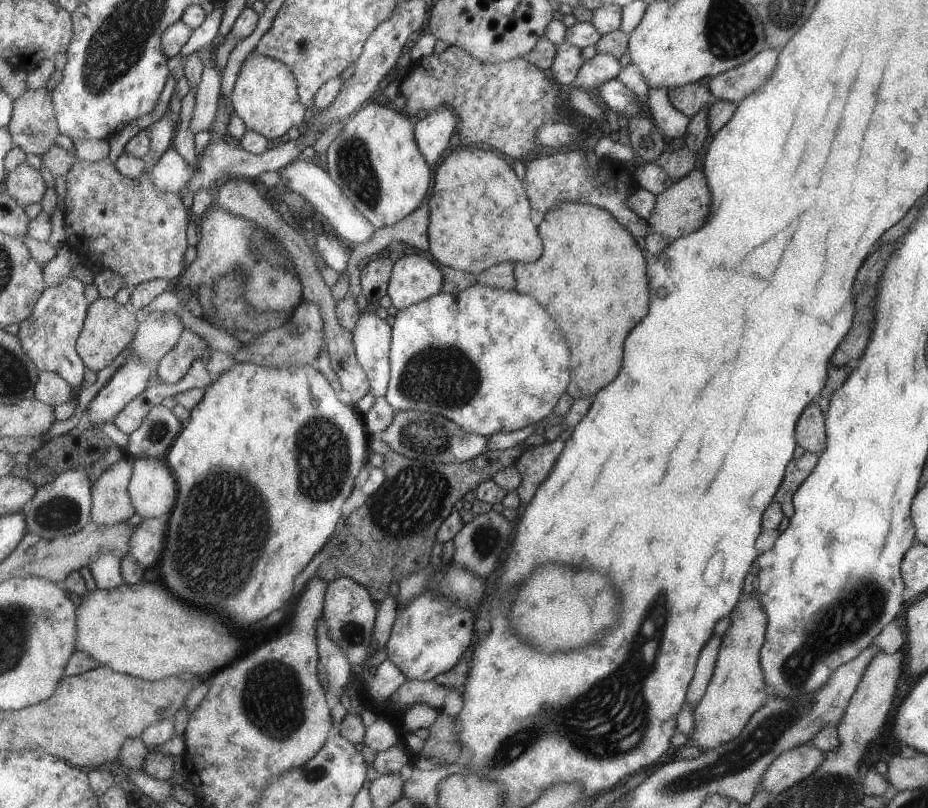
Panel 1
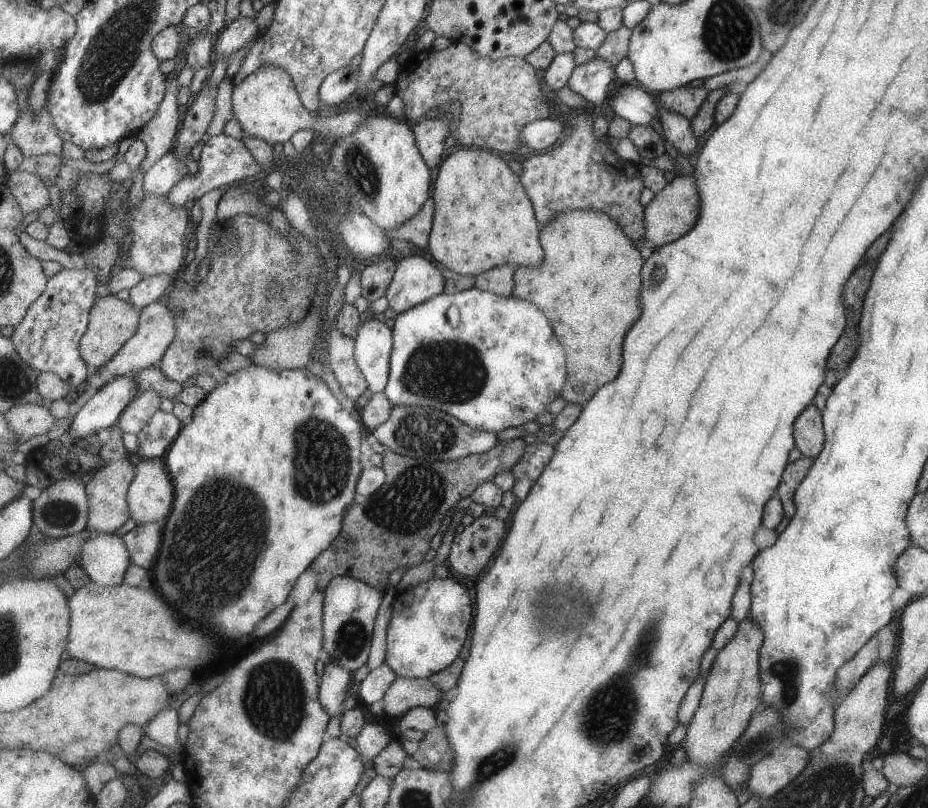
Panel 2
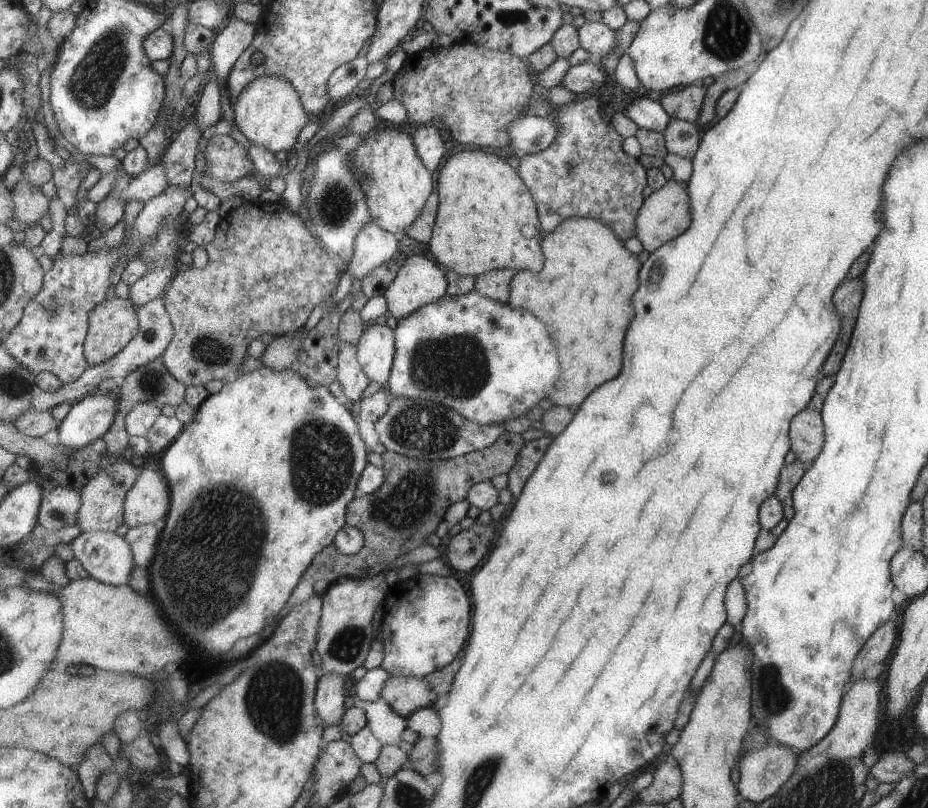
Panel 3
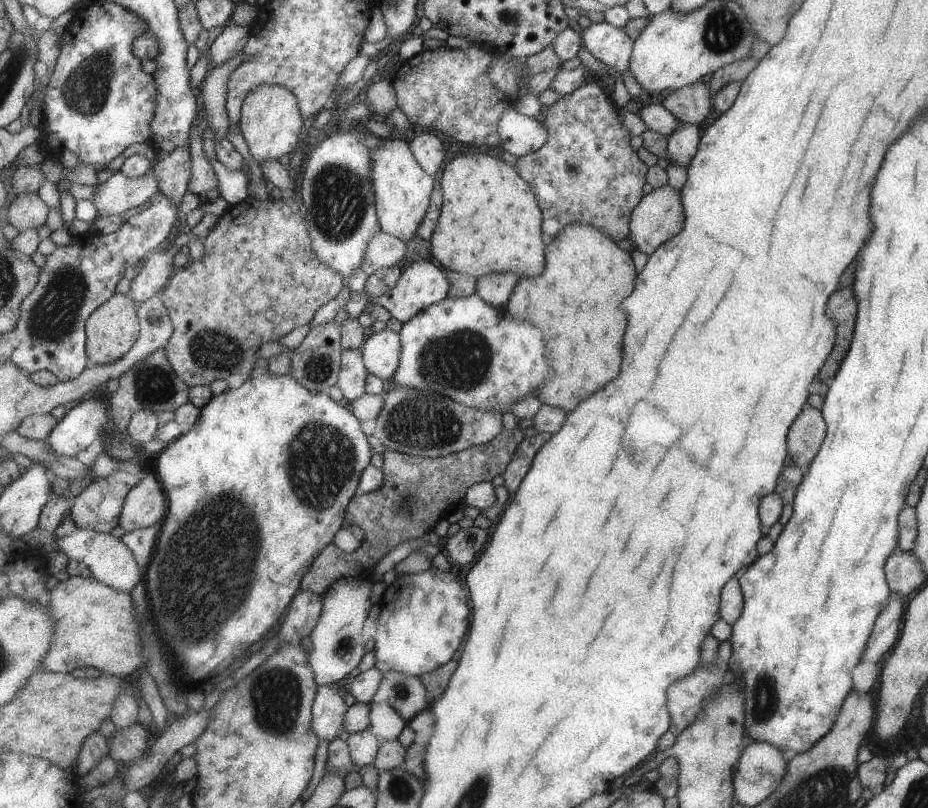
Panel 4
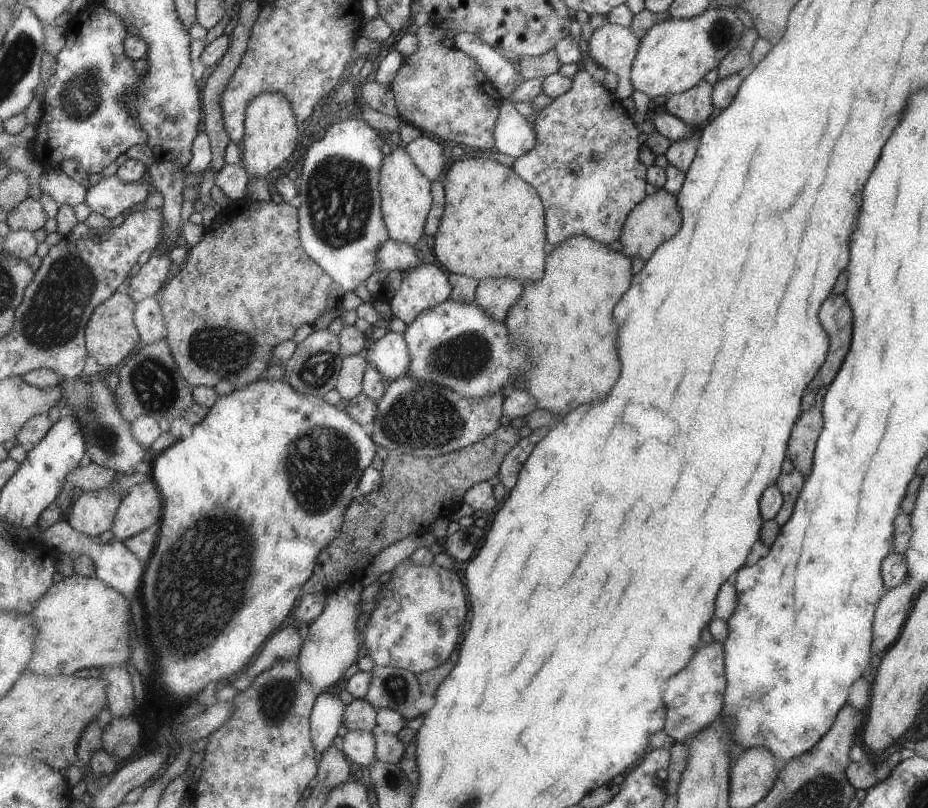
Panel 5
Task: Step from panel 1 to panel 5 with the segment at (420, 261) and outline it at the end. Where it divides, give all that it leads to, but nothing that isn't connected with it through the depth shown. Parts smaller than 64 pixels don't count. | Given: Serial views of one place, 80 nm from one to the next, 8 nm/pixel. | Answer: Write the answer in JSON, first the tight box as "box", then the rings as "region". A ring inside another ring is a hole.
{"box":[388,263,453,325],"region":[[[421,263],[405,273],[401,288],[388,302],[393,314],[405,325],[411,324],[424,310],[450,298],[453,288],[447,271],[431,263]]]}

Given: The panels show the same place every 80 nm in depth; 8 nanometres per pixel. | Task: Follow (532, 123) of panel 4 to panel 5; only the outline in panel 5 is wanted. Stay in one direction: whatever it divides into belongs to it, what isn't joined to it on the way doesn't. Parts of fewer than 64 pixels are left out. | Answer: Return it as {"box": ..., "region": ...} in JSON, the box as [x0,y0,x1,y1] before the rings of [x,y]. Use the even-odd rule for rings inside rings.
{"box":[496,99,537,160],"region":[[[504,99],[496,126],[496,150],[516,160],[537,144],[536,126],[515,108],[511,99]]]}

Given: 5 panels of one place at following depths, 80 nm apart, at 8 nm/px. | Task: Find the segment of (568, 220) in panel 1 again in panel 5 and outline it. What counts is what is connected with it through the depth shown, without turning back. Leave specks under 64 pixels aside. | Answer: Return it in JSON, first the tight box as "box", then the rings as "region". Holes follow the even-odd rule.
{"box":[505,236,632,418],"region":[[[573,236],[548,254],[544,277],[536,283],[524,285],[521,298],[511,307],[505,321],[511,330],[512,340],[527,338],[531,342],[531,350],[535,350],[537,368],[527,386],[537,398],[539,409],[551,411],[561,418],[581,404],[603,400],[615,384],[619,376],[619,360],[615,350],[617,326],[611,318],[611,308],[629,288],[629,280],[632,280],[629,266],[629,257],[621,252],[611,252],[607,245],[591,237]]]}

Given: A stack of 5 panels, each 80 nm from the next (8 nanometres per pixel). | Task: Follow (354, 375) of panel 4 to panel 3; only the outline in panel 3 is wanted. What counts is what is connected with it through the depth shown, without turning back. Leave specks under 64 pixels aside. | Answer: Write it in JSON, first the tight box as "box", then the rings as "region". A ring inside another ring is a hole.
{"box":[338,343,371,405],"region":[[[341,343],[339,360],[338,380],[344,390],[343,399],[357,405],[363,392],[371,384],[358,359],[358,345]]]}

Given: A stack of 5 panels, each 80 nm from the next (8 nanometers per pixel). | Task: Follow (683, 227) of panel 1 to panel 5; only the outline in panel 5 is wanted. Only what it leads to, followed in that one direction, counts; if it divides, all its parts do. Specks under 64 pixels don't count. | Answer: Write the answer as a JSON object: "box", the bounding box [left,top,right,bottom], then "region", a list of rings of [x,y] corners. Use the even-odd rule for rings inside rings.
{"box":[618,187,681,261],"region":[[[663,187],[658,188],[630,210],[618,238],[622,244],[621,250],[632,260],[634,256],[640,256],[646,261],[655,248],[658,248],[679,230],[679,224],[681,224],[681,218],[679,218],[675,194],[666,191]]]}

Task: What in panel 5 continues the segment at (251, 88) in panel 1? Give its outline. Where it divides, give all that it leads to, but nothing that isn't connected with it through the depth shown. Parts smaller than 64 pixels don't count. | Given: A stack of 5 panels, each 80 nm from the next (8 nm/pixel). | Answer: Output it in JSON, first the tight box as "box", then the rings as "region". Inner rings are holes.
{"box":[242,93,299,176],"region":[[[281,93],[258,94],[246,110],[246,133],[242,164],[252,176],[267,176],[286,164],[299,144],[299,122],[292,102]]]}

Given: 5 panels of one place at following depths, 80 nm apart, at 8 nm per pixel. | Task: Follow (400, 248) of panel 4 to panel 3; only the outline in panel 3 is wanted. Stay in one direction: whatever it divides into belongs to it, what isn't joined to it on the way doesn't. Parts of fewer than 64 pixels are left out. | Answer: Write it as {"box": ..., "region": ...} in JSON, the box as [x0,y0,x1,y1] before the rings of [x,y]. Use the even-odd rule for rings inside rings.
{"box":[344,221,399,280],"region":[[[373,221],[368,222],[355,237],[355,254],[344,271],[363,280],[368,272],[389,262],[399,250],[399,236]]]}

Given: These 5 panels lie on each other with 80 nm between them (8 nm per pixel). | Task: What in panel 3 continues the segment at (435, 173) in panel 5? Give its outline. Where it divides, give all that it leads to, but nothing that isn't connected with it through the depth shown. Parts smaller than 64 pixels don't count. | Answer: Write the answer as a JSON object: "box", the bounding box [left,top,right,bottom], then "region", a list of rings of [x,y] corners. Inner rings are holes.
{"box":[413,123,447,172],"region":[[[433,123],[417,126],[413,135],[419,156],[427,165],[427,168],[431,172],[439,170],[441,160],[447,154],[445,152],[445,142],[443,142],[443,136],[441,136],[439,128]]]}

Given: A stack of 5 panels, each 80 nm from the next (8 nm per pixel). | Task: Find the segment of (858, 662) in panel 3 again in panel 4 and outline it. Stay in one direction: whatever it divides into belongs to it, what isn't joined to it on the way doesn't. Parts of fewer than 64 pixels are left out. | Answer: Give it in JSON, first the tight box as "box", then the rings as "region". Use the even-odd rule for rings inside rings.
{"box":[863,596,903,664],"region":[[[895,596],[888,598],[882,613],[878,614],[874,622],[873,632],[866,642],[867,652],[863,654],[865,662],[877,664],[883,658],[883,654],[898,641],[899,626],[903,621],[903,604],[901,598]]]}

